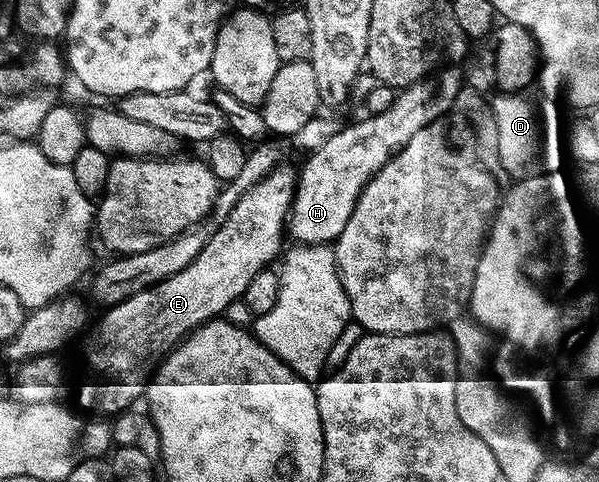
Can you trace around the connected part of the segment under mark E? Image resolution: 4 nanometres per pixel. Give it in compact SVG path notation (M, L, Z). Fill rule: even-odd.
M290 164L279 166L250 188L249 192L234 204L234 209L215 230L214 236L210 238L202 252L190 264L186 264L182 272L175 273L169 280L162 280L130 296L125 302L109 306L103 311L104 315L101 316L100 323L92 334L94 341L101 342L102 350L93 356L92 364L104 375L97 382L81 384L81 407L79 406L81 411L95 412L100 416L115 416L129 409L138 395L145 393L146 390L144 362L149 368L155 367L173 347L180 345L203 323L219 319L231 302L243 297L247 285L254 280L254 276L272 263L270 261L274 258L276 260L281 255L288 210L292 204L292 194L298 177L297 169L291 166Z

